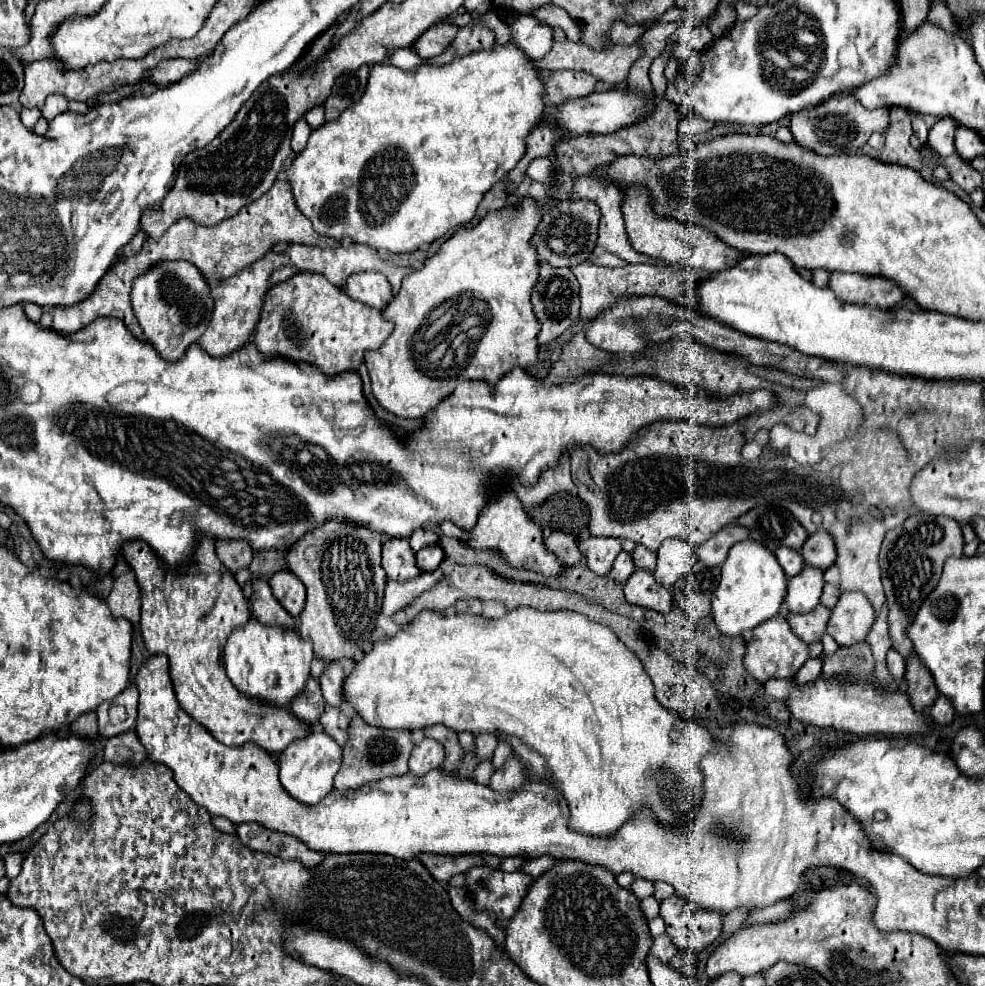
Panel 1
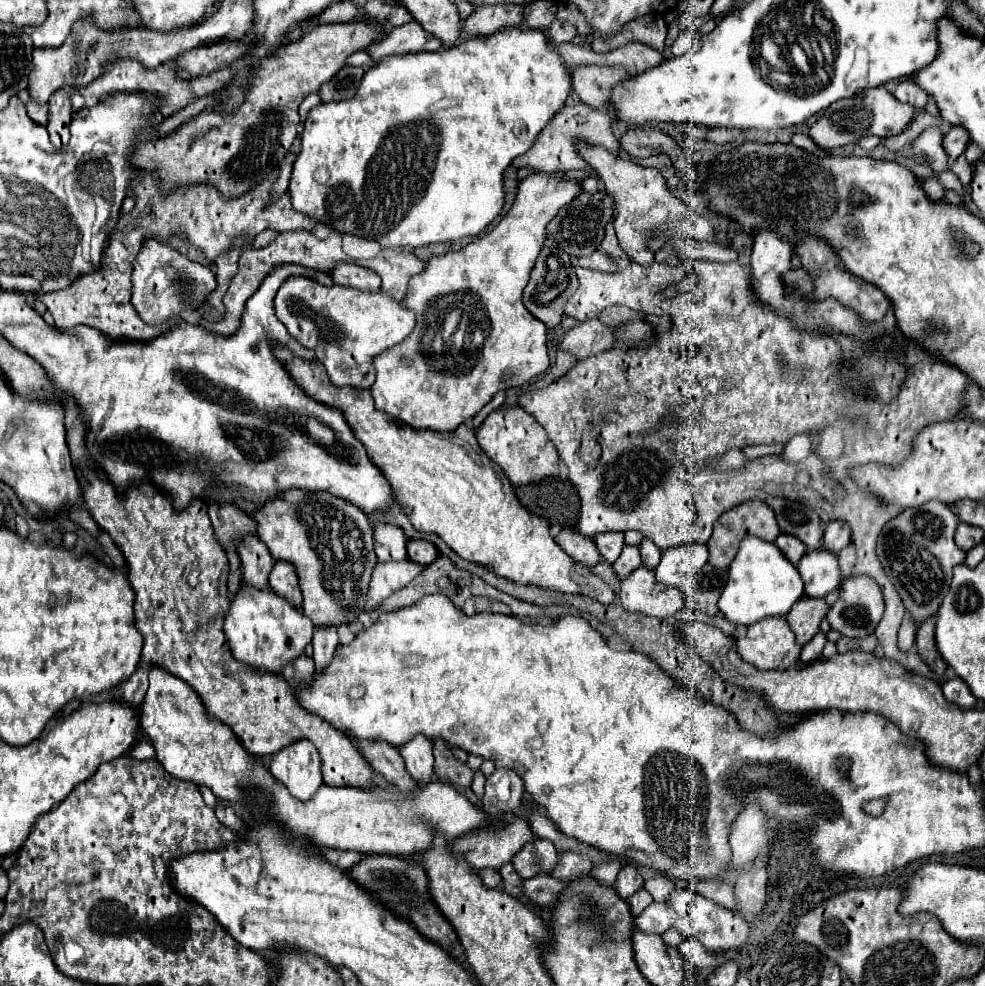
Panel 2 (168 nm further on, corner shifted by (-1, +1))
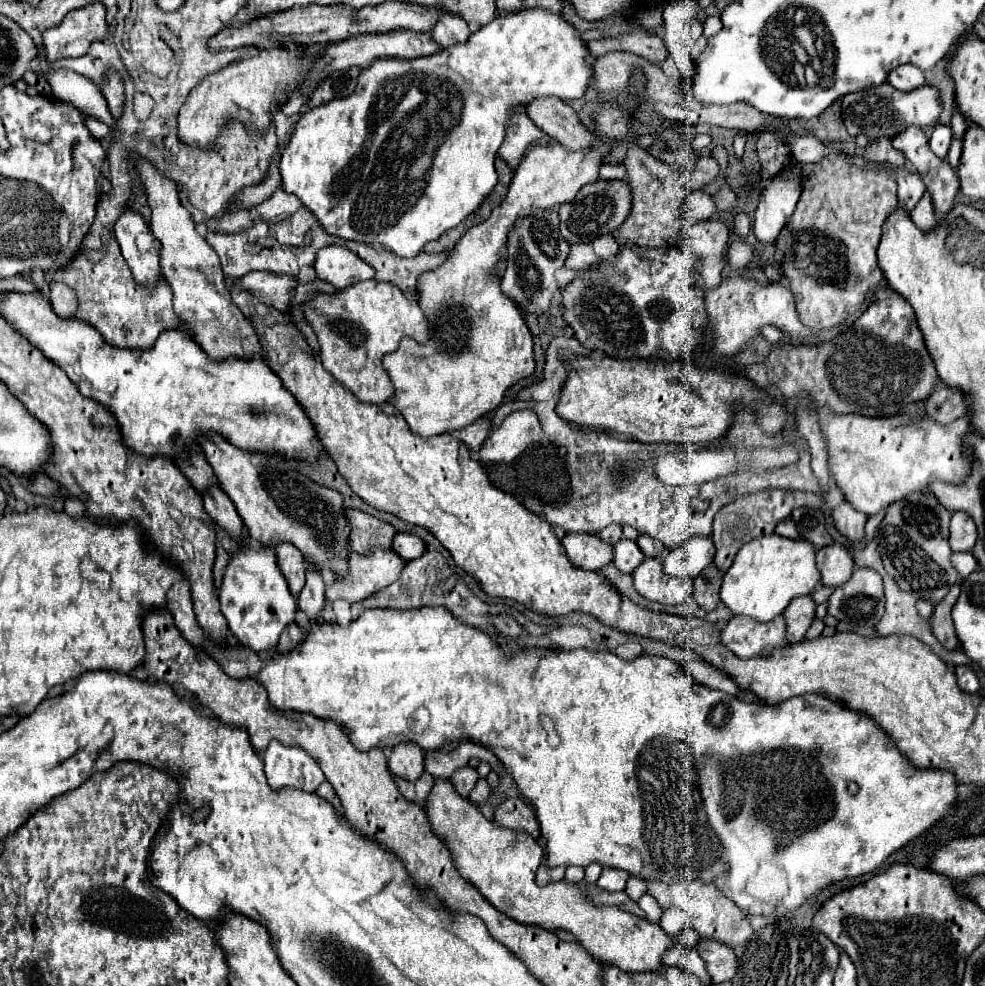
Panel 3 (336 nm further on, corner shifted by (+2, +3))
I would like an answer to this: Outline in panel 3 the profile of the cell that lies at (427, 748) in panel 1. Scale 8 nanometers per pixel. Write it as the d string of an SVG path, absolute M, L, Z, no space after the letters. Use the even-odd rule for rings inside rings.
M401 742L401 746L393 746L389 770L393 776L417 780L425 772L425 754L421 746L417 746L415 742Z

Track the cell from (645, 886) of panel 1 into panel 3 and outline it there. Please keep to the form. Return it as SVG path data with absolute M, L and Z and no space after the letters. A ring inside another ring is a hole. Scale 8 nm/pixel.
M603 868L603 874L601 874L601 878L597 880L597 886L599 886L601 890L605 890L605 892L621 892L621 890L625 890L627 878L629 878L629 874L623 872L623 870Z

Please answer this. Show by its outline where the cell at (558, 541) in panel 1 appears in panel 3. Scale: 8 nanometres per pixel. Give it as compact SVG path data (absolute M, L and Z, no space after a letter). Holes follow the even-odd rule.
M565 534L561 540L569 560L585 570L601 570L613 560L613 546L595 534Z

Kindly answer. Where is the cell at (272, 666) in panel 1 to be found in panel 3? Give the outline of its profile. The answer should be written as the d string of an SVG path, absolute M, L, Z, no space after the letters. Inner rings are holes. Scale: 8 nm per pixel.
M247 544L239 548L225 570L223 584L219 588L219 602L221 614L225 616L233 636L241 646L253 652L265 652L269 648L275 650L281 632L287 630L297 616L297 602L291 596L281 570L277 568L275 552L267 546L255 550Z

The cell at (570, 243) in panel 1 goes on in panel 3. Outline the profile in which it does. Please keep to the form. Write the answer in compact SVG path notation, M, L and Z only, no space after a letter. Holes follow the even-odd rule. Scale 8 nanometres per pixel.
M597 180L583 186L577 198L559 208L559 230L569 244L589 244L591 240L611 234L631 212L631 188L623 180Z

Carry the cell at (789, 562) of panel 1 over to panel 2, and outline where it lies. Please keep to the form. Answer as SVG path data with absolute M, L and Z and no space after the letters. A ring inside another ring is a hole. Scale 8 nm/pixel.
M780 534L780 536L776 538L776 544L778 544L778 548L786 554L786 558L792 560L794 564L796 564L796 562L804 556L804 552L806 552L804 542L800 542L796 536L790 536L790 534Z

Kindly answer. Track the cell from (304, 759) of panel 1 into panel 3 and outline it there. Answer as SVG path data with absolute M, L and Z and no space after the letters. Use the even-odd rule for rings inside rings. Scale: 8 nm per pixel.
M273 740L263 752L263 764L267 782L273 790L297 788L303 792L315 792L325 780L319 764L299 746L285 746Z

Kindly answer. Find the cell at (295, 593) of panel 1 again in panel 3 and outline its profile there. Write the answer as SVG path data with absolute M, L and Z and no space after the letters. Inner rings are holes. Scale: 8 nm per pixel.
M289 542L277 544L275 546L275 554L277 554L277 566L283 572L291 594L297 598L297 594L303 590L305 586L305 558L303 554Z

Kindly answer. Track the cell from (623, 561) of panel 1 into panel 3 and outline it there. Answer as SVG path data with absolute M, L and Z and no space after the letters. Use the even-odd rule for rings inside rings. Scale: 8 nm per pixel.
M619 540L615 546L613 546L613 552L615 552L615 558L613 558L613 564L617 566L617 570L621 570L623 574L631 574L643 560L643 552L639 550L639 546L633 542L633 540Z

